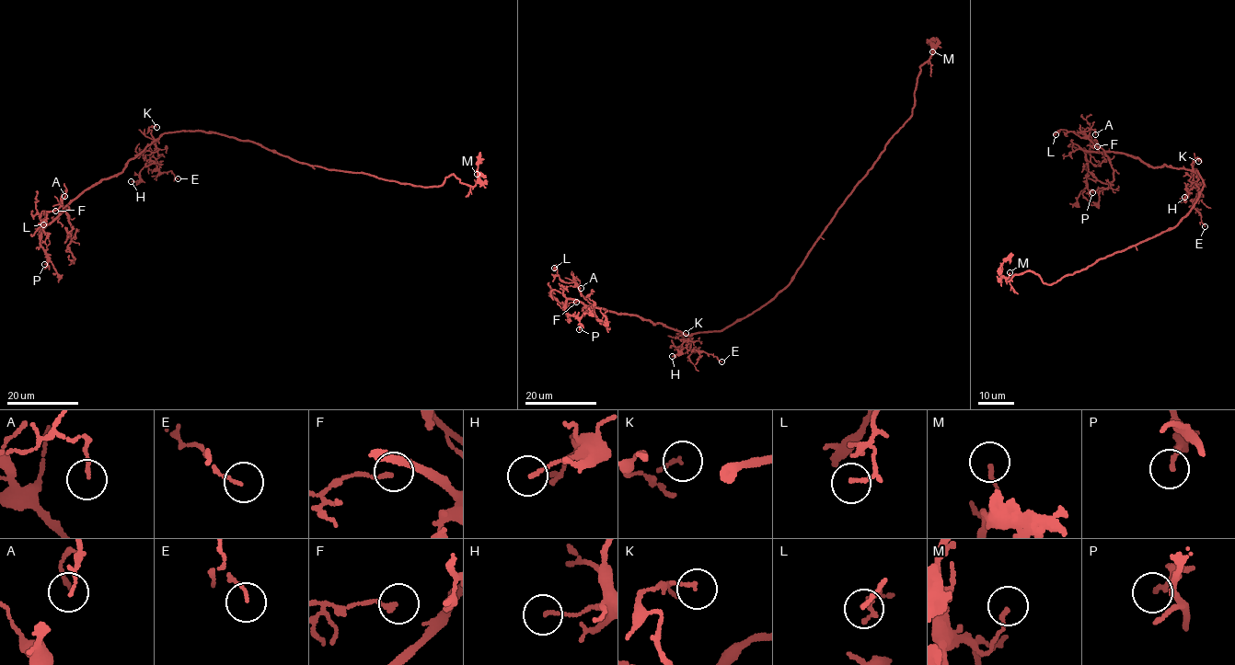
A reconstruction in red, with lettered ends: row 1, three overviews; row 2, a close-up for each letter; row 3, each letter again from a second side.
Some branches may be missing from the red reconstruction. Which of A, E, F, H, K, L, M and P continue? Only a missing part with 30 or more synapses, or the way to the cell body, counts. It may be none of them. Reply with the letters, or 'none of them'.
none of them

